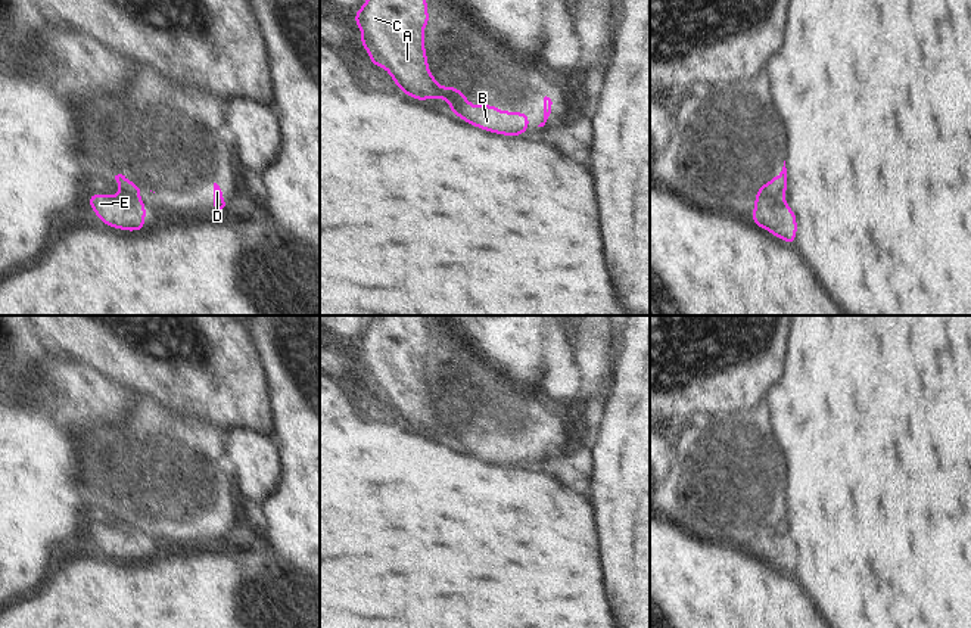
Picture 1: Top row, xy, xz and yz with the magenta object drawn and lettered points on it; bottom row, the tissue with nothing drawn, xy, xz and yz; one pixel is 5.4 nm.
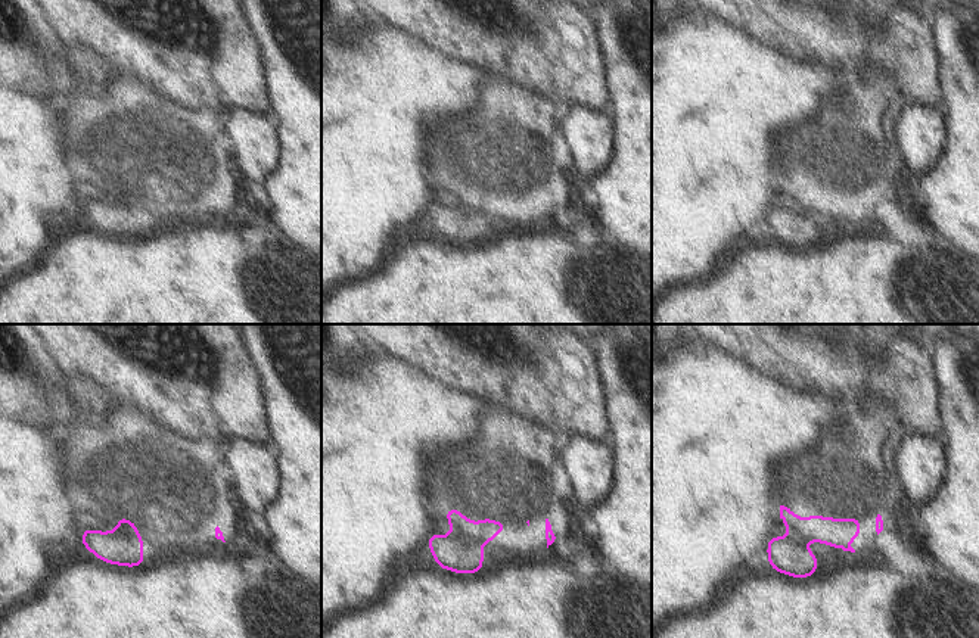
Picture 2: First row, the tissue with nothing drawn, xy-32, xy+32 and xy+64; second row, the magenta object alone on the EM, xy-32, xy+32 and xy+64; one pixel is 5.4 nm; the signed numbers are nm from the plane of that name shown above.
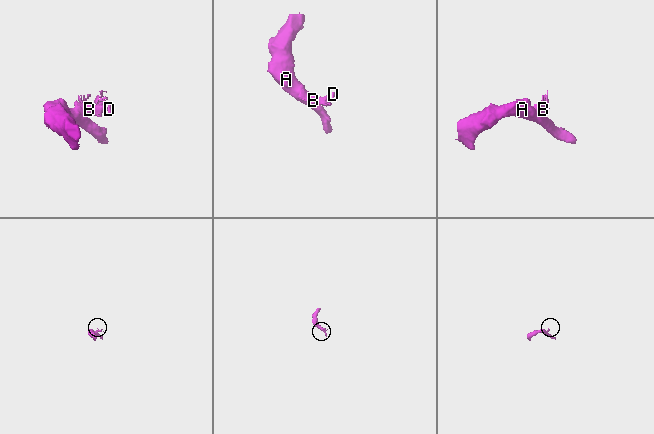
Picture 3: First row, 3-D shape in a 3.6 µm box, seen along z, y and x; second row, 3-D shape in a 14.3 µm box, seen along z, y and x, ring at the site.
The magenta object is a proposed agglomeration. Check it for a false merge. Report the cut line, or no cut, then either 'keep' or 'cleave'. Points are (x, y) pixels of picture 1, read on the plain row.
cut in yz along (765, 515), (771, 527), (783, 524); cleave

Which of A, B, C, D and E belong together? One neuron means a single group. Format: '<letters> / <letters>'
A C E / B D

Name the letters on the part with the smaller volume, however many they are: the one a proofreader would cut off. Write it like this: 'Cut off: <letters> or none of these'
Cut off: B, D

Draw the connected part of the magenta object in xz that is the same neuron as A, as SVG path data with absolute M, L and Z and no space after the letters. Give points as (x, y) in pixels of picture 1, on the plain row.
M374 315L354 346L355 355L361 360L361 377L367 380L376 398L385 398L389 402L398 420L418 432L430 428L444 429L451 441L467 433L469 429L452 414L444 419L429 400L423 360L430 351L423 315Z

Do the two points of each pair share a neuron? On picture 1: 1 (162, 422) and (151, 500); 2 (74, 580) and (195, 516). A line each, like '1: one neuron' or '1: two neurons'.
1: one neuron
2: two neurons

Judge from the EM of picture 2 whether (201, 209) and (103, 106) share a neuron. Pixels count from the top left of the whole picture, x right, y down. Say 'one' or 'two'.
one

